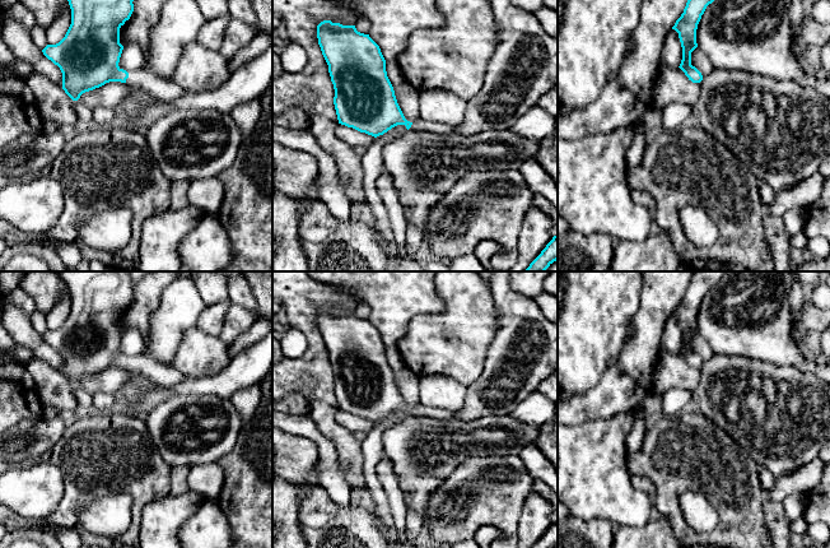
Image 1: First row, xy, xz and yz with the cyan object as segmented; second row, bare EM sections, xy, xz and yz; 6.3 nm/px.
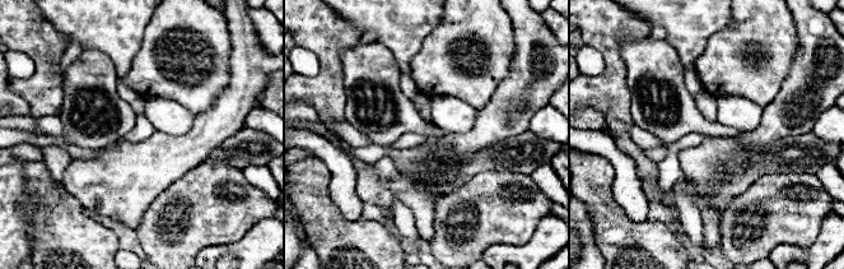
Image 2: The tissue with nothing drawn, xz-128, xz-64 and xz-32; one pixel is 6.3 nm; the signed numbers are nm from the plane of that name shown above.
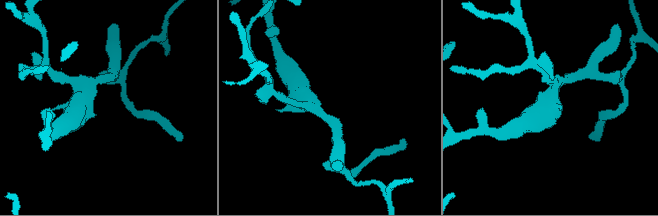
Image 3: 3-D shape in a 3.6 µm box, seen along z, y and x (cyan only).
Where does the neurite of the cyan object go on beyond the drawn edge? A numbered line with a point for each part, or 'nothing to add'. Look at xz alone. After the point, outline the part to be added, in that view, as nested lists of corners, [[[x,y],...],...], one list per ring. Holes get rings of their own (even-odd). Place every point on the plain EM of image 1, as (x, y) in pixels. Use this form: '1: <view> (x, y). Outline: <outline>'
1: xz (420, 410). Outline: [[[419,404],[412,408],[410,414],[418,417],[438,418],[438,419],[453,419],[458,414],[458,412],[451,412],[442,408],[429,408]]]

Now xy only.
1: xy (166, 376). Outline: [[[144,353],[137,356],[129,356],[127,358],[129,363],[126,364],[125,370],[131,371],[134,373],[148,375],[149,379],[153,382],[160,385],[162,389],[159,391],[149,394],[144,399],[144,401],[135,409],[121,409],[118,407],[118,403],[116,401],[113,404],[112,410],[121,413],[131,413],[134,415],[145,418],[151,409],[174,395],[172,387],[181,384],[186,379],[186,376],[173,367],[162,366]]]

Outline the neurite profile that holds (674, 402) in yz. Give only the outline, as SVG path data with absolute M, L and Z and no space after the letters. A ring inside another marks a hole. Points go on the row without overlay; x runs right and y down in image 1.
M670 389L662 395L663 415L676 415L684 412L685 407L695 399L695 395L685 389Z

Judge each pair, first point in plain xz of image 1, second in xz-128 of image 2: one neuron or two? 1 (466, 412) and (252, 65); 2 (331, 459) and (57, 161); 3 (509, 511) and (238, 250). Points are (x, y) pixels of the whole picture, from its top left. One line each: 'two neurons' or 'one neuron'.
1: one neuron
2: one neuron
3: two neurons

